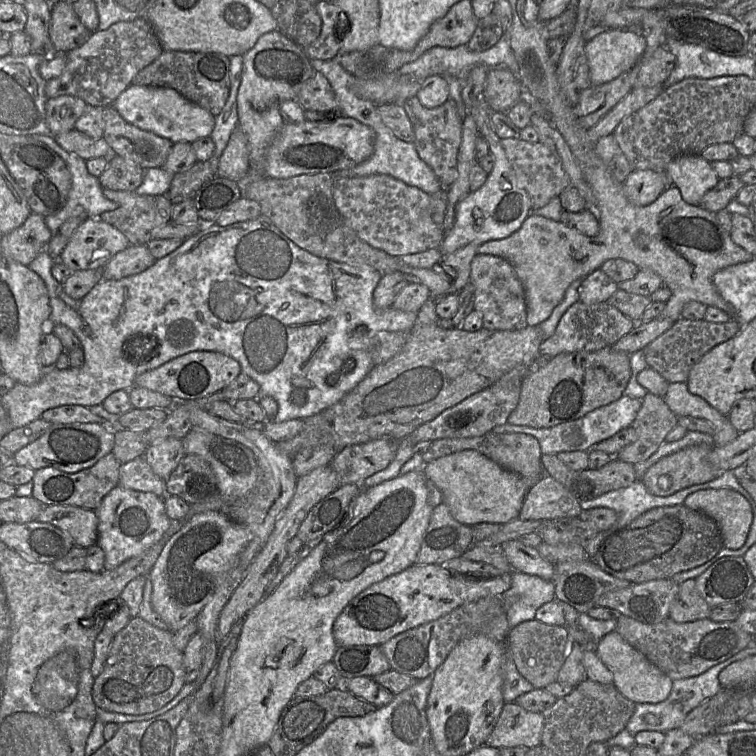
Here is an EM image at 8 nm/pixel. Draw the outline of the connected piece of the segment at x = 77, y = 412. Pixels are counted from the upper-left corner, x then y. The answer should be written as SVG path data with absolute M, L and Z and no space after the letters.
M62 405L44 411L41 419L51 424L98 423L111 430L120 430L115 420L105 420L82 405Z

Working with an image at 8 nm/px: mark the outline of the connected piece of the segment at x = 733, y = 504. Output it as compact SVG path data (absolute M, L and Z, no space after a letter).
M706 489L686 497L683 505L705 513L718 524L724 548L739 549L746 540L753 521L750 503L730 489Z

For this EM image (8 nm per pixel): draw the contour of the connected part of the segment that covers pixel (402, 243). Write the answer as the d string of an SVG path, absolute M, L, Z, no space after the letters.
M376 174L353 178L337 175L334 177L333 198L346 224L355 231L361 240L392 256L402 257L429 249L440 249L446 234L442 226L446 203L441 198L432 197L419 188L409 186L389 175Z

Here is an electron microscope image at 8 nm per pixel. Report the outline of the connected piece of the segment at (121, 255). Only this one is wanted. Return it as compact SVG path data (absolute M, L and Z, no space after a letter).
M147 245L129 246L118 252L102 269L104 279L119 280L139 274L155 263Z

